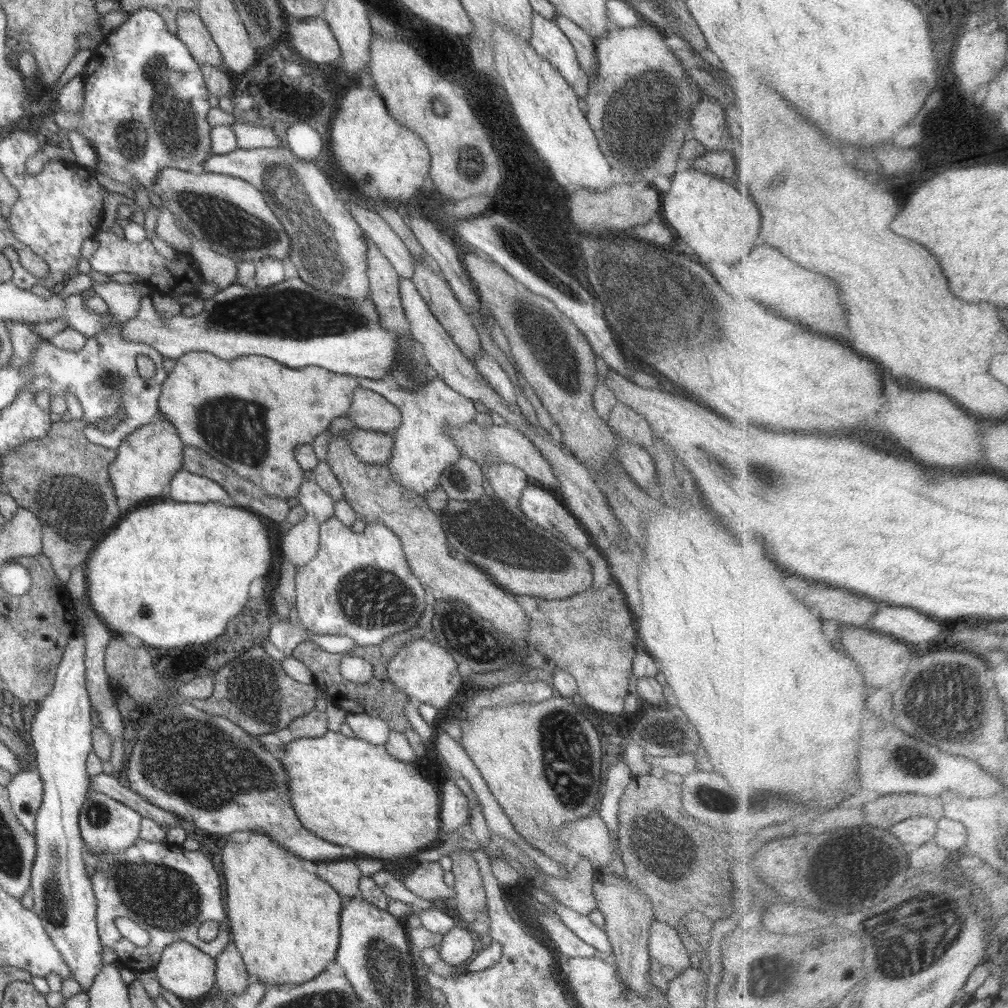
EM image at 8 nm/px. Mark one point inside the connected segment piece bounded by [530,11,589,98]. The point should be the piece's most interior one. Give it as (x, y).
(547, 39)

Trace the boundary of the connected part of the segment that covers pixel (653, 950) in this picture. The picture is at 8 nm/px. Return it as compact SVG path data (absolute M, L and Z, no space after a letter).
M654 920L651 924L648 952L653 961L679 973L691 966L690 951L685 948L678 932L666 923Z

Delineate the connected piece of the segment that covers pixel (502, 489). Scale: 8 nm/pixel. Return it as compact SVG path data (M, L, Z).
M492 464L492 466L481 465L482 474L488 479L490 486L494 489L496 498L510 499L520 498L522 490L528 486L528 476L520 468L512 464Z

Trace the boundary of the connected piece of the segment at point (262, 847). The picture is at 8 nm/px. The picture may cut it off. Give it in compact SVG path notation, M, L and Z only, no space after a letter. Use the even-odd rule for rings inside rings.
M252 831L249 838L248 842L233 842L229 840L220 848L222 874L224 874L224 880L226 880L226 915L231 929L231 938L238 952L242 955L246 972L250 975L255 974L258 977L257 982L262 982L268 987L309 982L325 970L330 960L335 960L336 958L343 898L338 895L338 892L330 884L321 880L316 874L307 872L303 868L304 861L302 858L298 858L292 852L285 850L280 844L277 844L272 838L268 837L268 835L264 835L264 831Z

